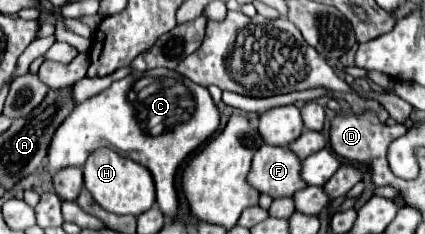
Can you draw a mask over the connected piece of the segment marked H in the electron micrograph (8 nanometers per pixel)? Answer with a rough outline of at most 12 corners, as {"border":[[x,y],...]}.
{"border":[[107,147],[91,153],[83,181],[115,215],[141,215],[155,203],[143,165]]}

